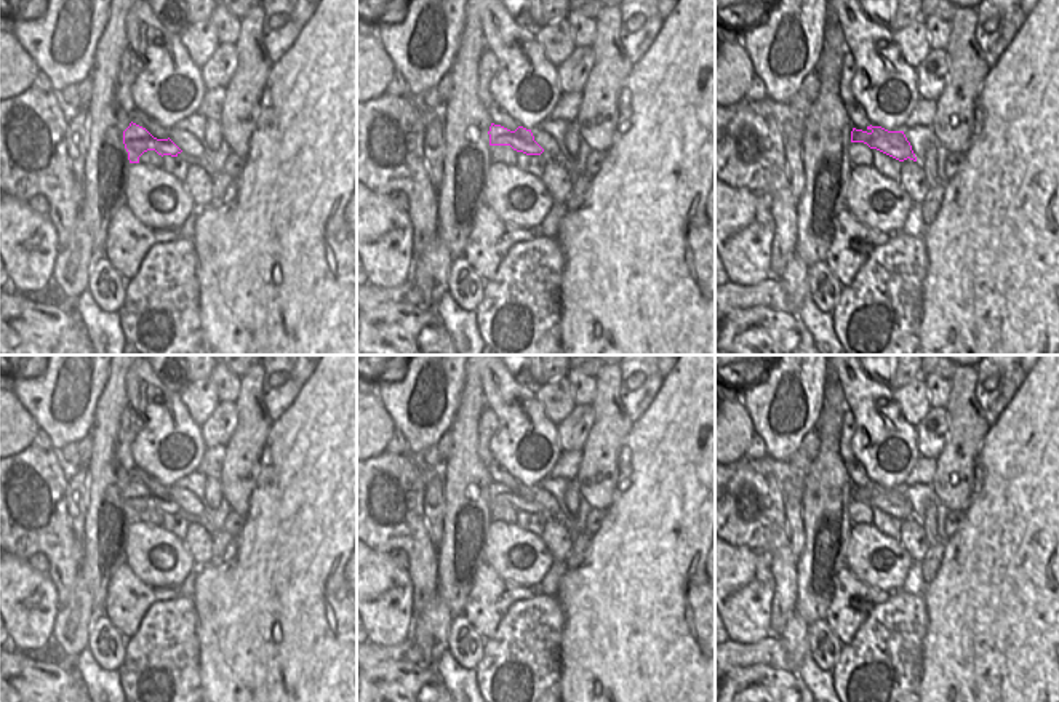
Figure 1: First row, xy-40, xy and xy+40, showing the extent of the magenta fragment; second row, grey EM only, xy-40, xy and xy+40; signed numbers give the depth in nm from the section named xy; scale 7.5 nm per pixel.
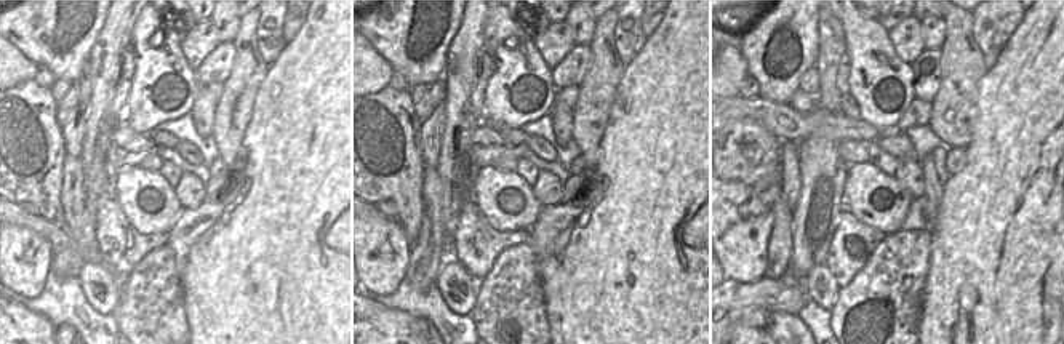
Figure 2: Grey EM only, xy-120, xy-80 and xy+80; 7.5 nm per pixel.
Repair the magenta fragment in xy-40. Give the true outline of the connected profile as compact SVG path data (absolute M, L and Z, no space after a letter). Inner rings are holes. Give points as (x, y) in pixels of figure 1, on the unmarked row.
M133 480L123 489L123 502L128 510L130 521L139 521L139 515L147 509L155 509L162 515L178 515L182 510L170 496L157 497L146 486Z

